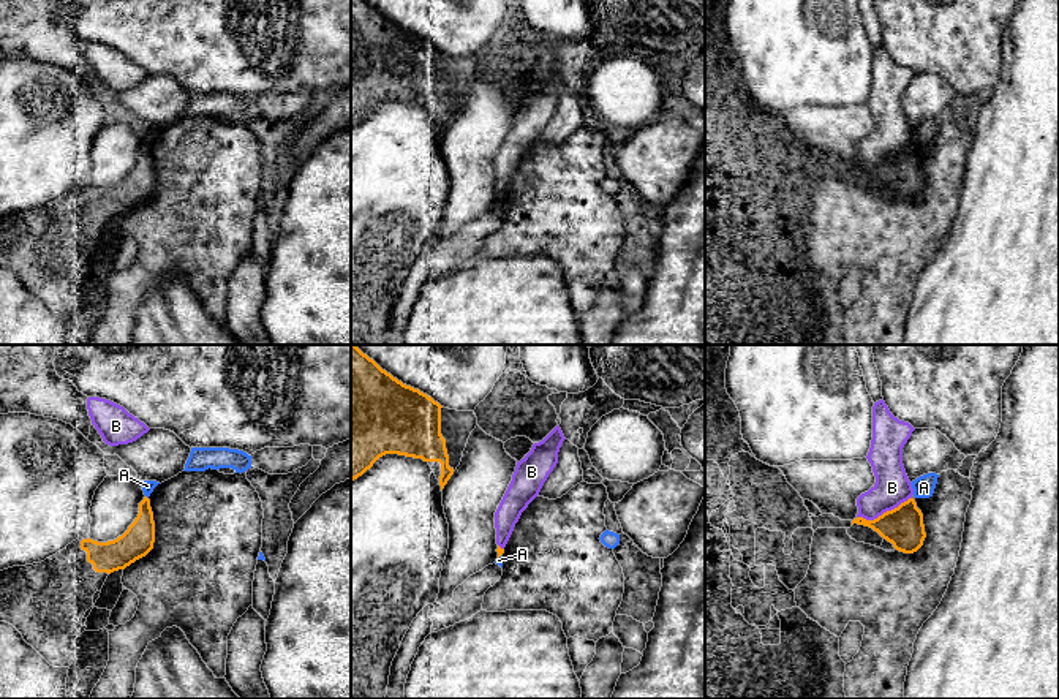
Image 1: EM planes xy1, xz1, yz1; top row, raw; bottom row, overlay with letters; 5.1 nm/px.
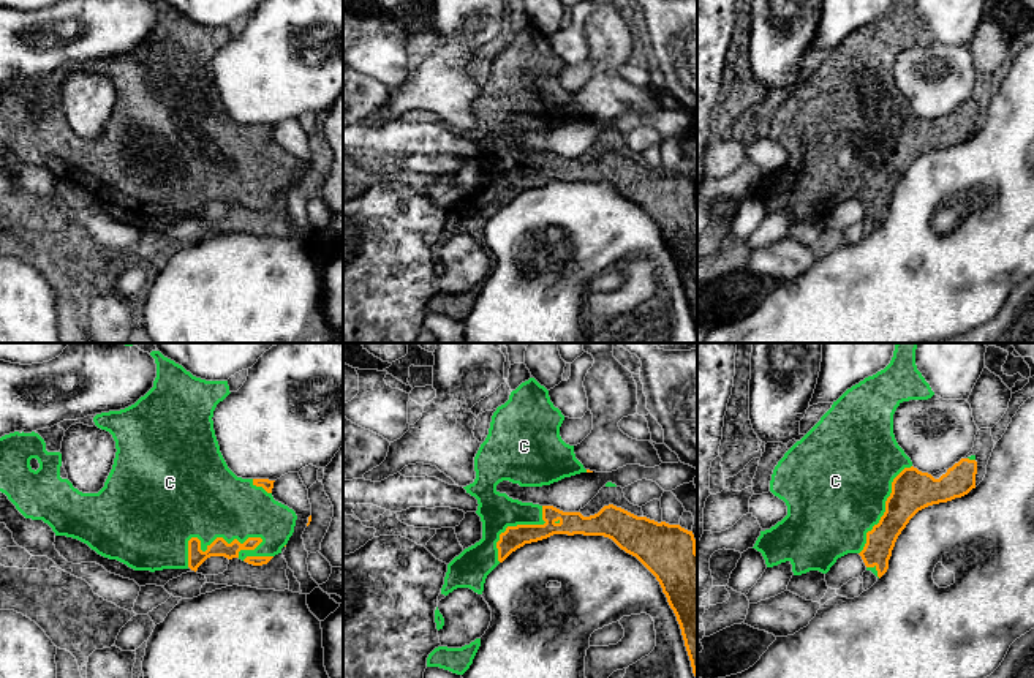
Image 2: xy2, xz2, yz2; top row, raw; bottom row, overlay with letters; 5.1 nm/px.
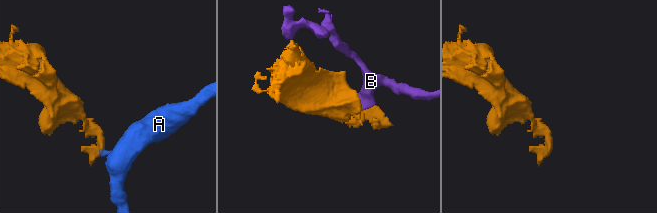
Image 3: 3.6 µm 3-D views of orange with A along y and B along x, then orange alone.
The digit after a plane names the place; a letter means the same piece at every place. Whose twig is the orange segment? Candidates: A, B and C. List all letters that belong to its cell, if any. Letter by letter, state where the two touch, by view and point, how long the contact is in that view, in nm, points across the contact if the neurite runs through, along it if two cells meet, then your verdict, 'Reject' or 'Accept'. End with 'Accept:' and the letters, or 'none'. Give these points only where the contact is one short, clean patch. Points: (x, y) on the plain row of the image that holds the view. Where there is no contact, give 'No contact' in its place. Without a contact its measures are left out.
A: Touches orange at xz1 (500, 201). Shared border 40 nm. Boundary: xz1 (501, 200), (498, 204). Reject
B: Touches orange at yz1 (884, 158). Shared border 300 nm. Reject
C: Touches orange at xy2 (209, 192). Shared border 420 nm. Accept
Accept: C

